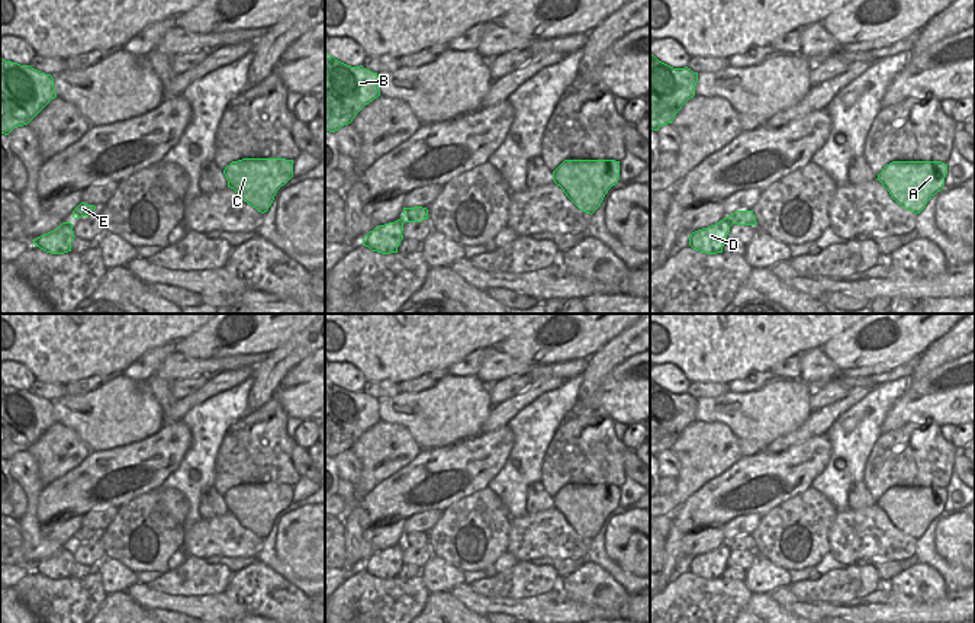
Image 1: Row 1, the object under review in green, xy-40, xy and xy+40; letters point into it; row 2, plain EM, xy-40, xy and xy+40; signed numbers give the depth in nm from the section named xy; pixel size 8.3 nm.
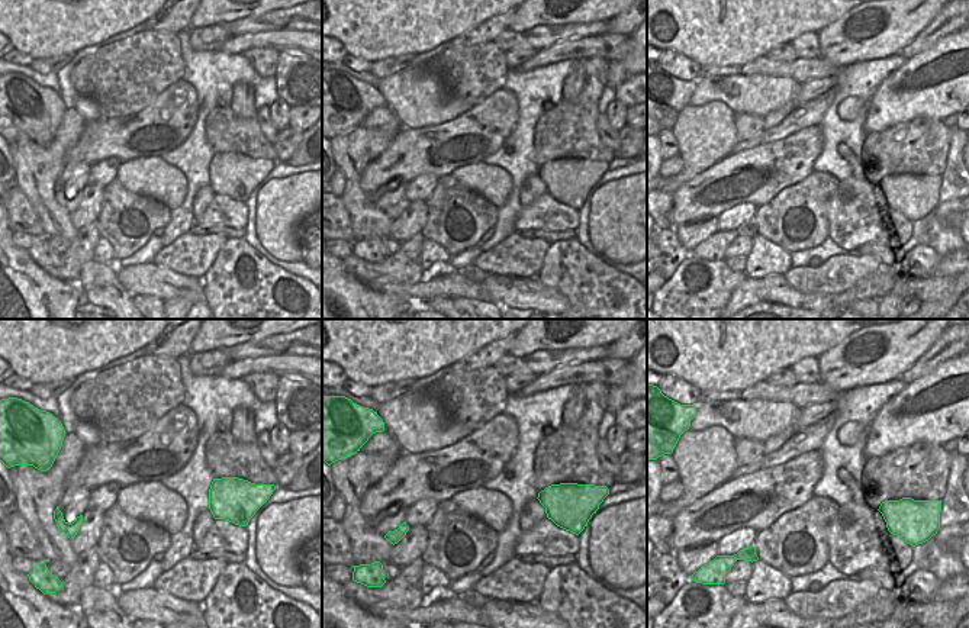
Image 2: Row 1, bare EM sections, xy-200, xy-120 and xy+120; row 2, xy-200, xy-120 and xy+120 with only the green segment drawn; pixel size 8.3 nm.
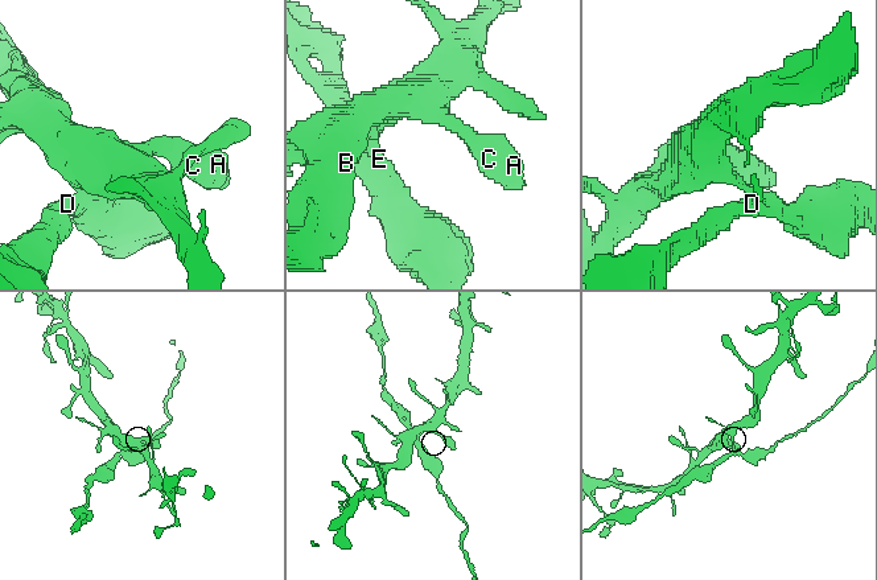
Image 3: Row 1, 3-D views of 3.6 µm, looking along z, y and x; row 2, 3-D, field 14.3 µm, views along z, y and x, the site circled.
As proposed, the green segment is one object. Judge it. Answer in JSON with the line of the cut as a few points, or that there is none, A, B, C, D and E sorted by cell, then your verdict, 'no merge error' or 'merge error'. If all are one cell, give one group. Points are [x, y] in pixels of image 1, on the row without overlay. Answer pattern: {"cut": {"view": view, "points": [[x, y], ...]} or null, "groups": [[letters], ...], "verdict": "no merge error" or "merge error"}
{"cut": {"view": "xy", "points": [[427, 536], [415, 542], [402, 543]]}, "groups": [["A", "B", "C", "E"], ["D"]], "verdict": "merge error"}

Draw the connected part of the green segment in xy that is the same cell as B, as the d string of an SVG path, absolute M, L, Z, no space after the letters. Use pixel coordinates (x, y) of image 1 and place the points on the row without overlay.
M325 378L325 456L335 457L380 421L379 401Z

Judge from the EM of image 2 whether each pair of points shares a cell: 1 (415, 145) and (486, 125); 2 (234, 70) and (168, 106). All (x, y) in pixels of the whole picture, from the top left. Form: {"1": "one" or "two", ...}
{"1": "one", "2": "two"}

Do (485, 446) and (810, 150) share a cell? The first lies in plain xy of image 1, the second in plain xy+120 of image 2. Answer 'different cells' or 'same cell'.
same cell

